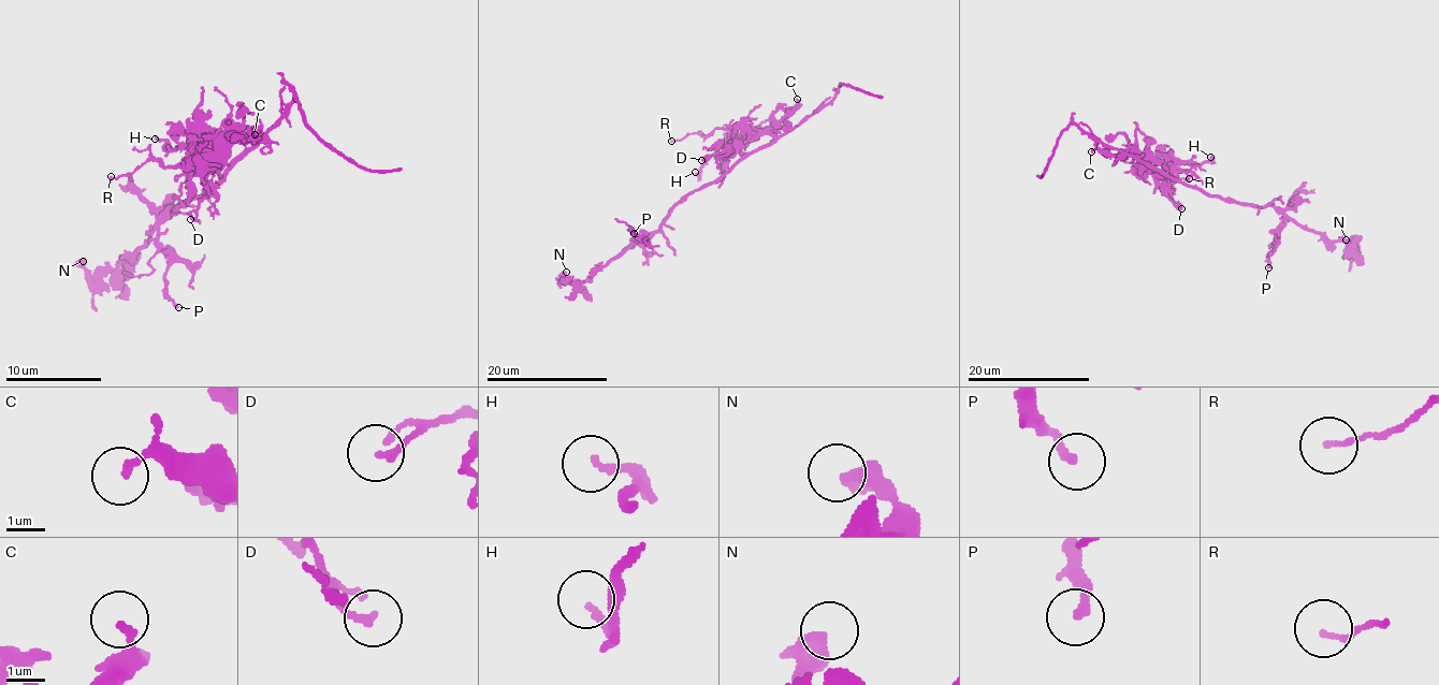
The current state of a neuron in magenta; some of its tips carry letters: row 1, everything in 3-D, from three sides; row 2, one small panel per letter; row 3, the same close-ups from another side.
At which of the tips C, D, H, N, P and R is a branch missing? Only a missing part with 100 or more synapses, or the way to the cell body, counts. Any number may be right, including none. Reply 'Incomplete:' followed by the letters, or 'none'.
Incomplete: none

